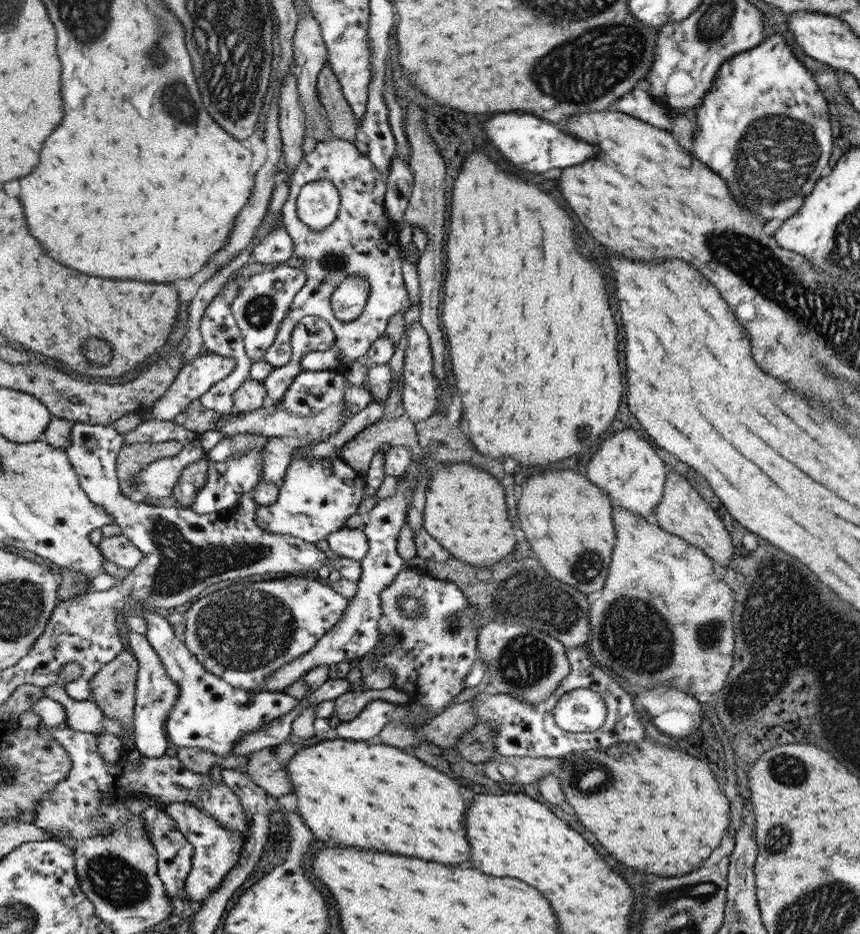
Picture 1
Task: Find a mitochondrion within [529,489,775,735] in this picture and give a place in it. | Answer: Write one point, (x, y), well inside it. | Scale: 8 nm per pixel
(634, 636)

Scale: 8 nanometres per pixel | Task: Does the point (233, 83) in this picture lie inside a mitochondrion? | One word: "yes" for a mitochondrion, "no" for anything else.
yes

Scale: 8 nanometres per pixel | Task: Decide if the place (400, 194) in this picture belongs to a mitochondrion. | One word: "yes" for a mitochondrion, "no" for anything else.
no

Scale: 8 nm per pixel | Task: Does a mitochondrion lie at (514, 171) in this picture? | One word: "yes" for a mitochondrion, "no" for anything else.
no

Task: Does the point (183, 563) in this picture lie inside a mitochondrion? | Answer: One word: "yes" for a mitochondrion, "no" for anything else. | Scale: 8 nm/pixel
yes

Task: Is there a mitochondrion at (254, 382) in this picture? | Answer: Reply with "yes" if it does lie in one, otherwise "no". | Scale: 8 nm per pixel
no

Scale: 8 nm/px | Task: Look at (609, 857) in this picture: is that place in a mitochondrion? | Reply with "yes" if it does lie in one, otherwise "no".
no

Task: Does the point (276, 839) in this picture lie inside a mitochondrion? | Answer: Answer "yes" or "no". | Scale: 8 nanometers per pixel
no

